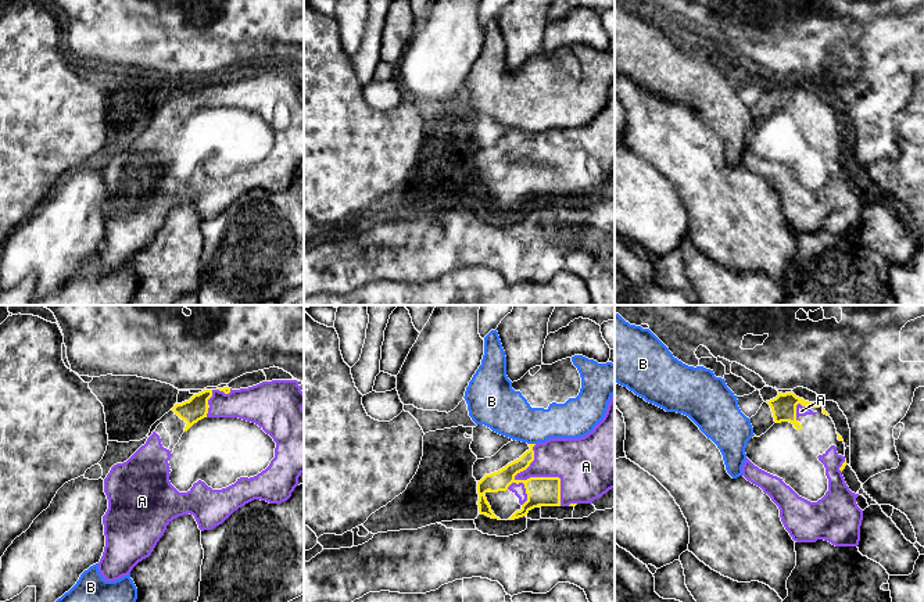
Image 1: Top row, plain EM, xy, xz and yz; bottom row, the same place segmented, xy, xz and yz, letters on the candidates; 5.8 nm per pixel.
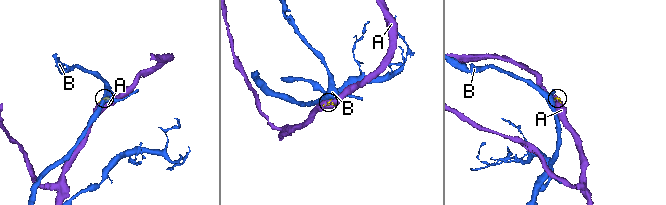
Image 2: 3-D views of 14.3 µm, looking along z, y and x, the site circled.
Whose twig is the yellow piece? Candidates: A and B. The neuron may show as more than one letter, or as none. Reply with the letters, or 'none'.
A

